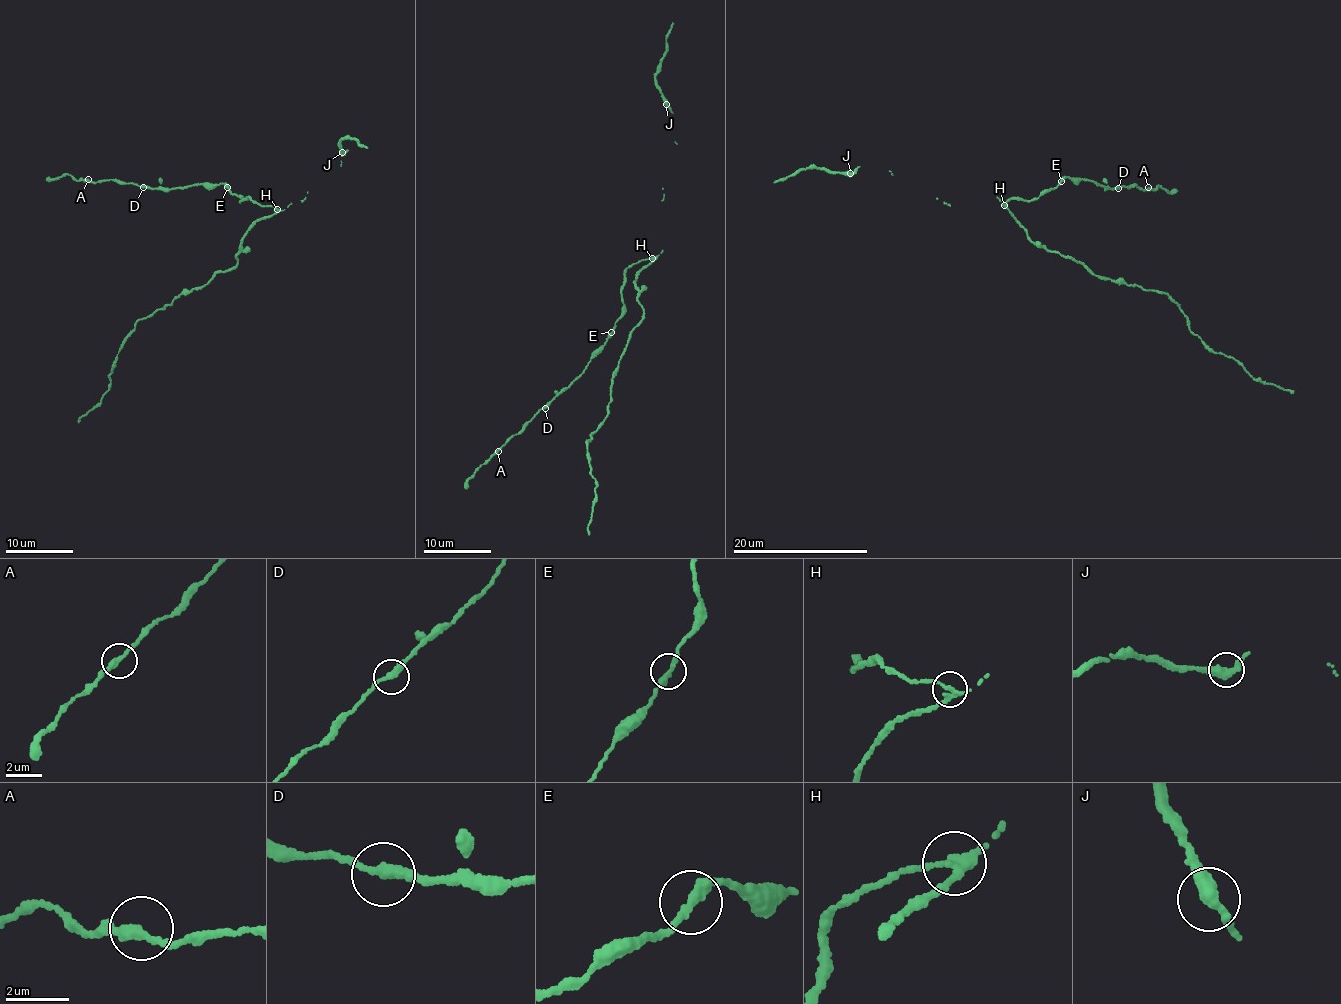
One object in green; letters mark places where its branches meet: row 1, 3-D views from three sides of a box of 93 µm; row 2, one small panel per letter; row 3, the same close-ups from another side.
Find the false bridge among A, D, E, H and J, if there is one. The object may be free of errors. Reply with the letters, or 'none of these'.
H

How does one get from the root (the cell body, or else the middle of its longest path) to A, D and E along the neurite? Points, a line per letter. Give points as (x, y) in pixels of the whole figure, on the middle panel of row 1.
A: (633, 281), (652, 260), (638, 260), (626, 270), (621, 290), (622, 316), (584, 371), (498, 451)
D: (633, 281), (652, 260), (638, 260), (626, 270), (621, 290), (622, 316), (614, 331), (584, 371), (545, 408)
E: (633, 281), (652, 260), (638, 260), (626, 270), (621, 290), (622, 316), (611, 332)

